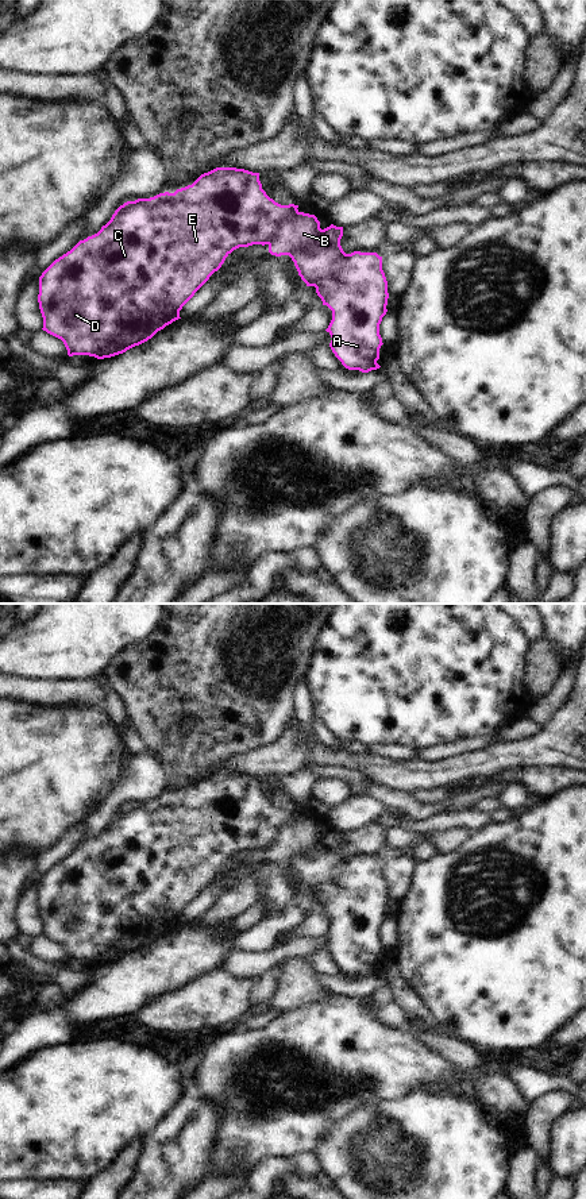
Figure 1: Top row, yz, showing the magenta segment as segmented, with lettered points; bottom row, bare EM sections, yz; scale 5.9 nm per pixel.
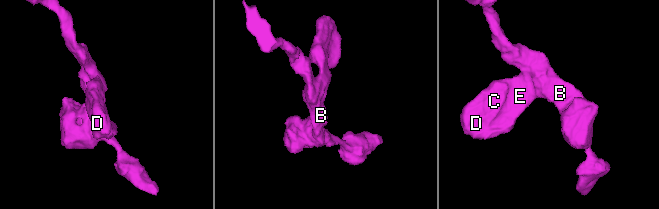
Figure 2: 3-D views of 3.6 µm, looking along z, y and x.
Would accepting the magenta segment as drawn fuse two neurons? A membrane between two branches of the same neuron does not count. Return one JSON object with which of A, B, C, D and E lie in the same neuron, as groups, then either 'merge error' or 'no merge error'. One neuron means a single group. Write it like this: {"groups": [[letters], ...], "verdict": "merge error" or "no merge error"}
{"groups": [["A", "C", "D", "E"], ["B"]], "verdict": "merge error"}

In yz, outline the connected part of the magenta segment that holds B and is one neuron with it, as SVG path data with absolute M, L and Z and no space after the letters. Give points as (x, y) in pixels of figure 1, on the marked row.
M300 212L278 223L277 234L269 243L269 252L275 257L289 255L296 250L312 251L317 243L320 221L315 215Z

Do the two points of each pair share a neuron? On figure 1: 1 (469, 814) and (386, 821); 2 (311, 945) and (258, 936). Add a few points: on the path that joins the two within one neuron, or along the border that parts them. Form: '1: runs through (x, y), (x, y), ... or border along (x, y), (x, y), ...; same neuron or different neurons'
1: runs through (448, 820), (432, 825), (412, 825), (407, 822); same neuron
2: runs through (297, 948), (272, 949); same neuron

